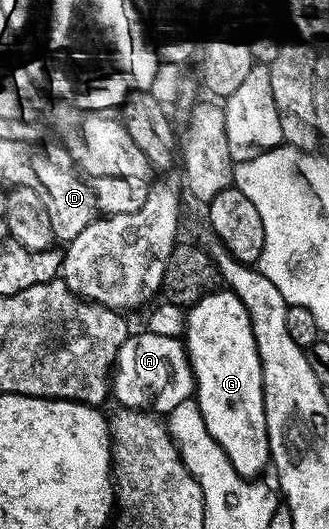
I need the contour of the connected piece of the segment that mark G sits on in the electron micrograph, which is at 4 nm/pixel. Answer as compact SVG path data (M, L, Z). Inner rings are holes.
M216 291L205 295L195 305L186 310L187 313L187 358L195 376L193 399L199 404L201 419L205 419L205 427L212 439L225 451L229 463L239 475L248 479L260 476L263 468L268 468L271 452L265 427L265 403L263 402L263 372L261 359L257 355L257 343L253 339L253 327L249 323L249 311L245 311L245 303L237 299L230 291Z

